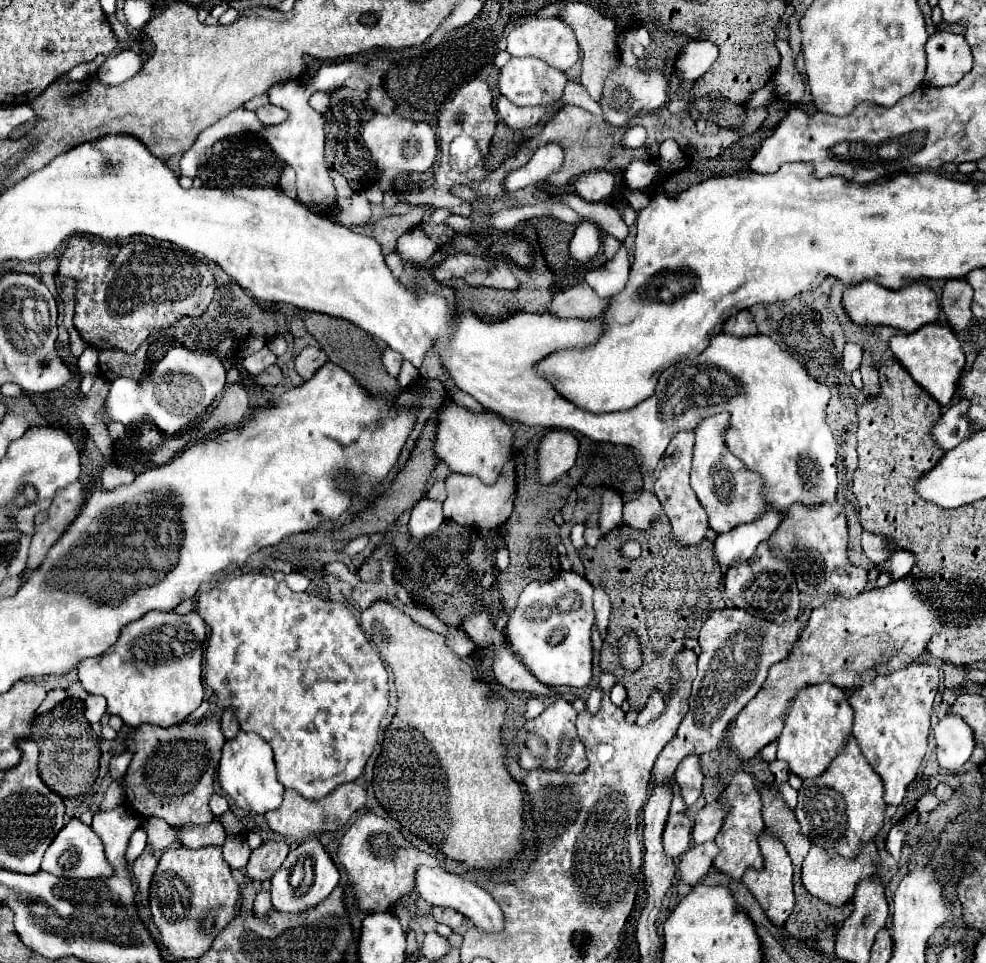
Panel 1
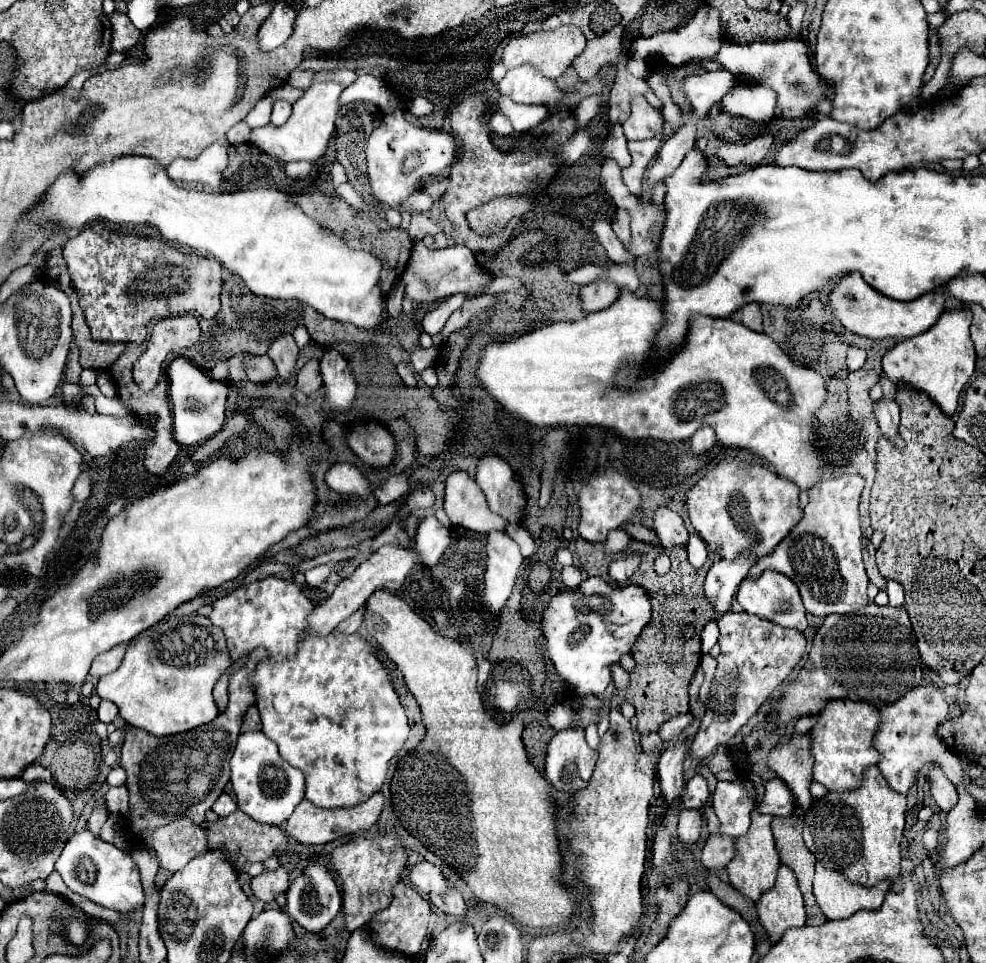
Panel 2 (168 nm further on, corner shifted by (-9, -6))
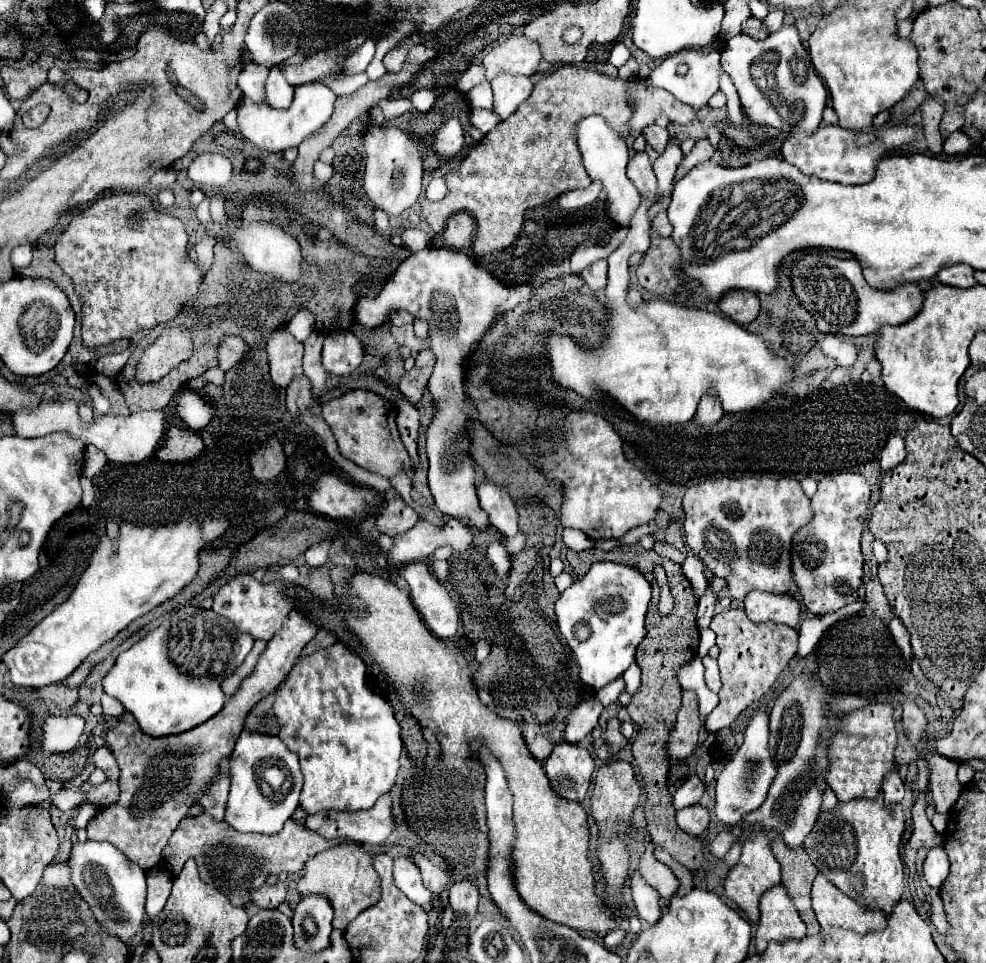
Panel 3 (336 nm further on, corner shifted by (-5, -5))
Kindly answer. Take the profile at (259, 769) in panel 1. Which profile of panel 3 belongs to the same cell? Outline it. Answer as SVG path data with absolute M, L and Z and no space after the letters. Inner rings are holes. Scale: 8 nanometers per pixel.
M243 729L233 755L229 759L231 771L231 793L227 801L225 821L237 831L279 833L283 823L293 815L299 805L299 793L303 785L303 775L299 771L299 759L291 753L279 737L261 735Z

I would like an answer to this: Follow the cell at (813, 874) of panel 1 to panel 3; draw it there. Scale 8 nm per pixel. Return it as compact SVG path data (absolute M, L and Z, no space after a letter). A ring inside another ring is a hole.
M821 873L813 881L811 901L821 931L829 931L831 927L843 927L853 929L857 933L867 933L883 929L887 923L881 911L869 909L853 901L845 893L837 891L837 887L831 881L827 881Z

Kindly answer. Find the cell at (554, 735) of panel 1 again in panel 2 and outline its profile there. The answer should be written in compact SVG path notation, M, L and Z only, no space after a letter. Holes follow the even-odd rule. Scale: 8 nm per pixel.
M581 728L561 730L547 746L545 778L559 792L575 794L587 786L595 762L597 752L587 746Z

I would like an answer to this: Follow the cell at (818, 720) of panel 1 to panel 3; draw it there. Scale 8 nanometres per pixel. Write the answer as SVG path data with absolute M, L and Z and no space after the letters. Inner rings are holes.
M869 703L861 709L845 713L827 747L829 769L825 781L835 791L837 799L851 801L857 797L867 797L867 799L877 797L885 773L895 763L893 761L895 745L897 745L897 735L895 735L893 709L889 703Z

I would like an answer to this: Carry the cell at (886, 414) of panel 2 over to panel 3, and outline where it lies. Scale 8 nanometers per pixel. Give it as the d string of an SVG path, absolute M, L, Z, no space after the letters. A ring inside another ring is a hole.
M893 435L891 439L887 439L885 449L881 451L881 469L887 471L895 465L899 465L905 459L905 445L903 445L903 437L901 435Z

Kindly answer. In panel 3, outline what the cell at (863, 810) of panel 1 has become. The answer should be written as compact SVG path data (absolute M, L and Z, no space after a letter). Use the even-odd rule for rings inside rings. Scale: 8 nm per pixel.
M881 793L873 801L839 801L835 809L819 813L815 827L805 839L805 851L819 873L823 873L837 889L857 899L861 905L881 909L889 915L903 893L903 861L899 855L903 829L901 805L885 805Z

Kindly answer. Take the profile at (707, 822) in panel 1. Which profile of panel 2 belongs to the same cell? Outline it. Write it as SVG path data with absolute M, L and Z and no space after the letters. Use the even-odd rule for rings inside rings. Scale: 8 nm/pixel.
M743 780L733 782L717 782L713 792L713 810L721 820L719 834L729 836L745 836L749 830L749 814L755 808L757 794L749 792Z

